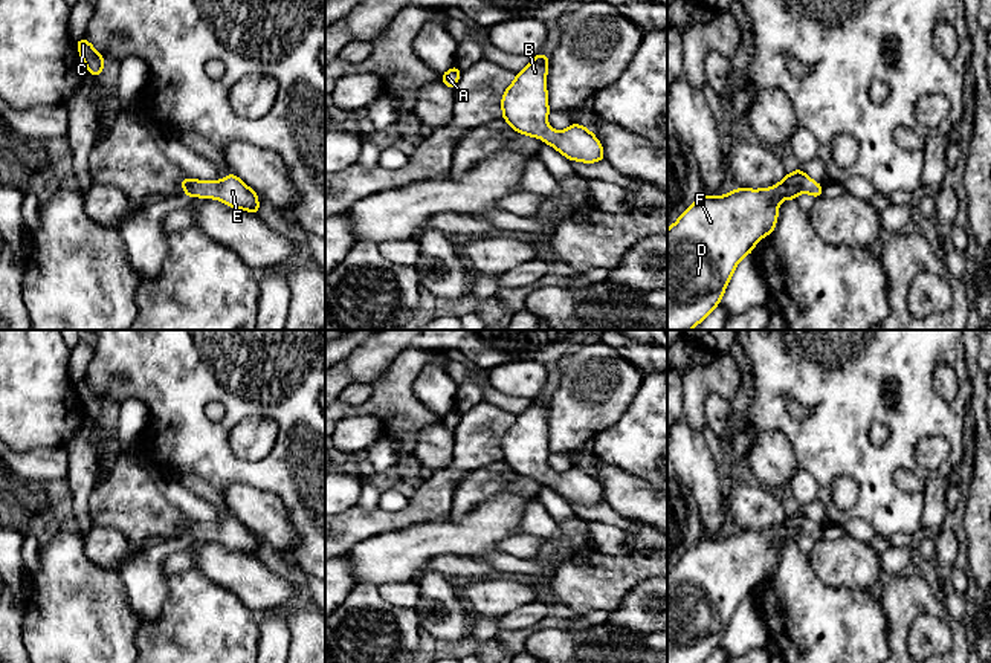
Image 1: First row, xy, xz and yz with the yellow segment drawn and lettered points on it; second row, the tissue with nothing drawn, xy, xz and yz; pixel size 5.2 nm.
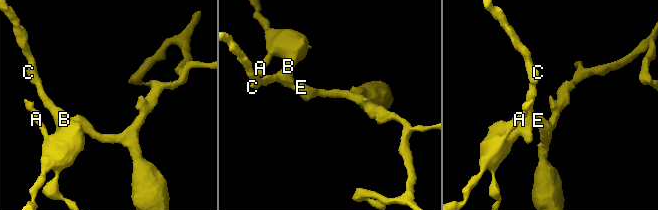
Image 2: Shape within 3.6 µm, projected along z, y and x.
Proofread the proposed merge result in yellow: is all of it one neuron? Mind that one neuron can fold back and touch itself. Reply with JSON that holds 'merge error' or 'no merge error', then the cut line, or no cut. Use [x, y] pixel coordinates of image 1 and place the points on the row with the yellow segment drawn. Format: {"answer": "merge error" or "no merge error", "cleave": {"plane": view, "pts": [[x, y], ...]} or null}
{"answer": "no merge error", "cleave": null}

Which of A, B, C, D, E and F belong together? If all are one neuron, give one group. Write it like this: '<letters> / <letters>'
A B C D E F

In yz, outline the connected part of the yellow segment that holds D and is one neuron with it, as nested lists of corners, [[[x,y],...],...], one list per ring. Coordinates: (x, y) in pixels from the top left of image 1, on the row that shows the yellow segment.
[[[797,168],[791,174],[786,173],[783,180],[773,188],[736,188],[719,197],[701,196],[681,214],[681,217],[667,229],[667,330],[692,330],[719,306],[738,263],[753,252],[759,240],[774,231],[779,203],[786,199],[796,200],[800,192],[812,194],[814,199],[817,199],[823,196],[823,186],[808,177],[802,168]]]

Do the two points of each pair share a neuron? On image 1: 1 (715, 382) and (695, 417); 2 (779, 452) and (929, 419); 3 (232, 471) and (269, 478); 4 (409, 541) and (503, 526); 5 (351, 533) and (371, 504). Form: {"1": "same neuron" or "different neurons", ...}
{"1": "same neuron", "2": "different neurons", "3": "same neuron", "4": "same neuron", "5": "different neurons"}

